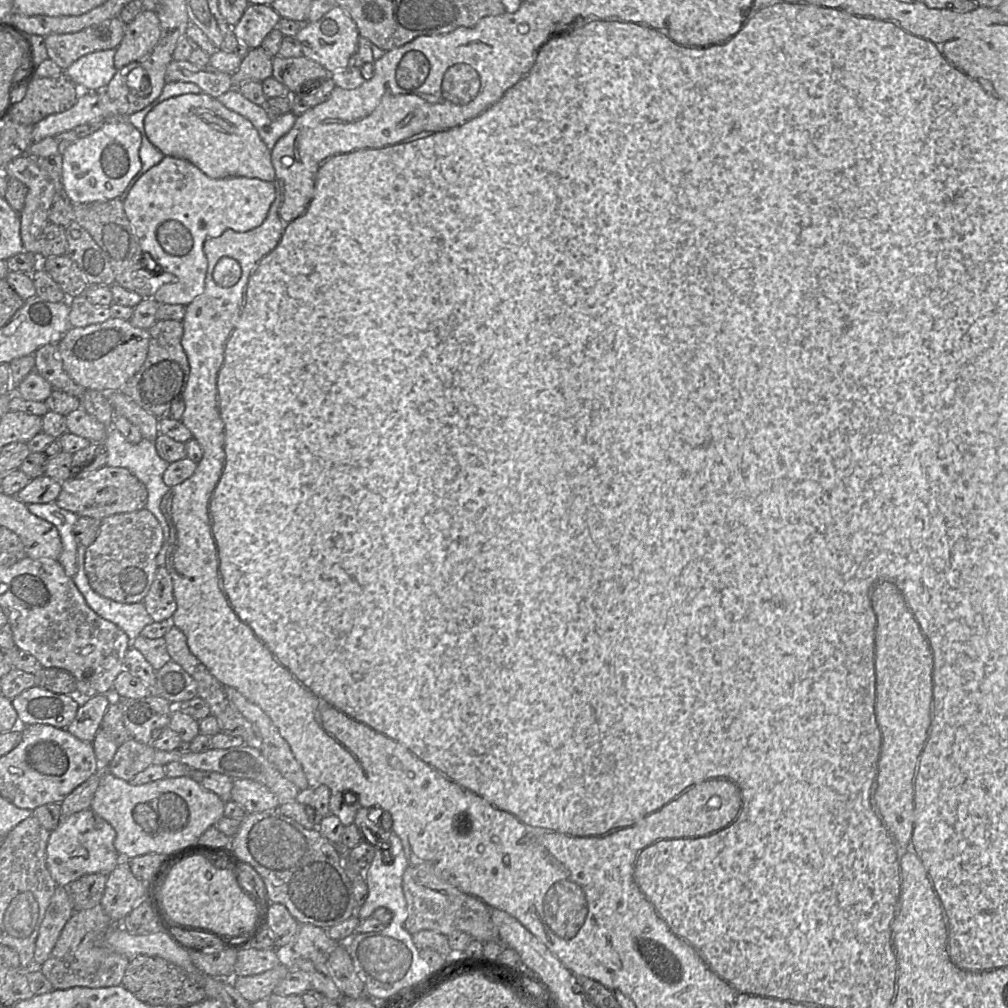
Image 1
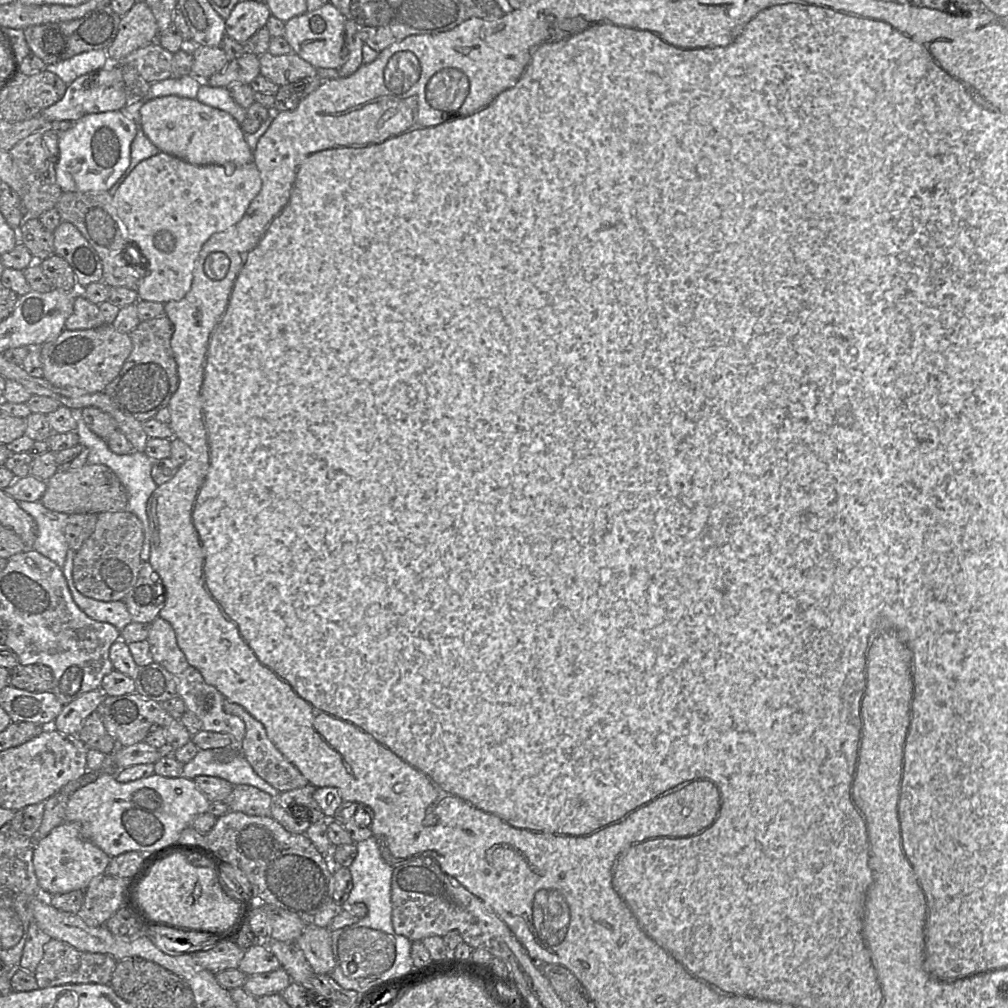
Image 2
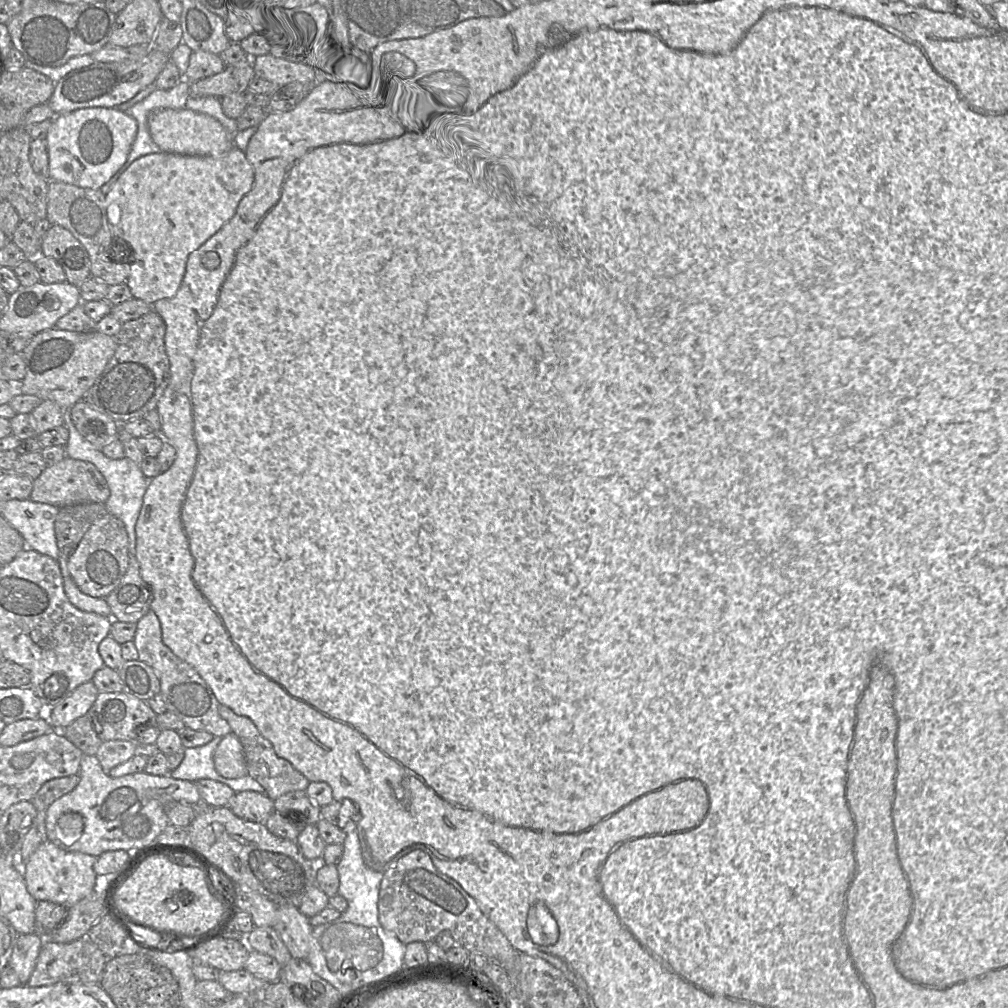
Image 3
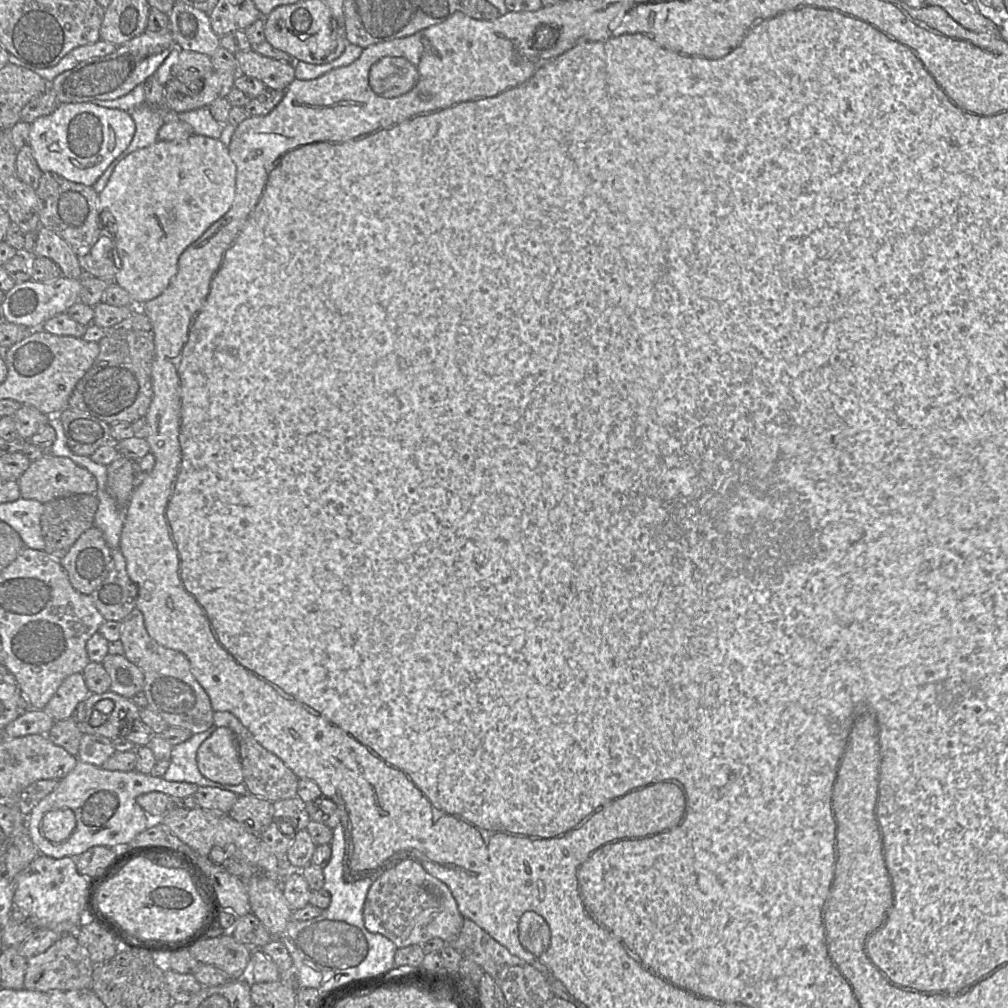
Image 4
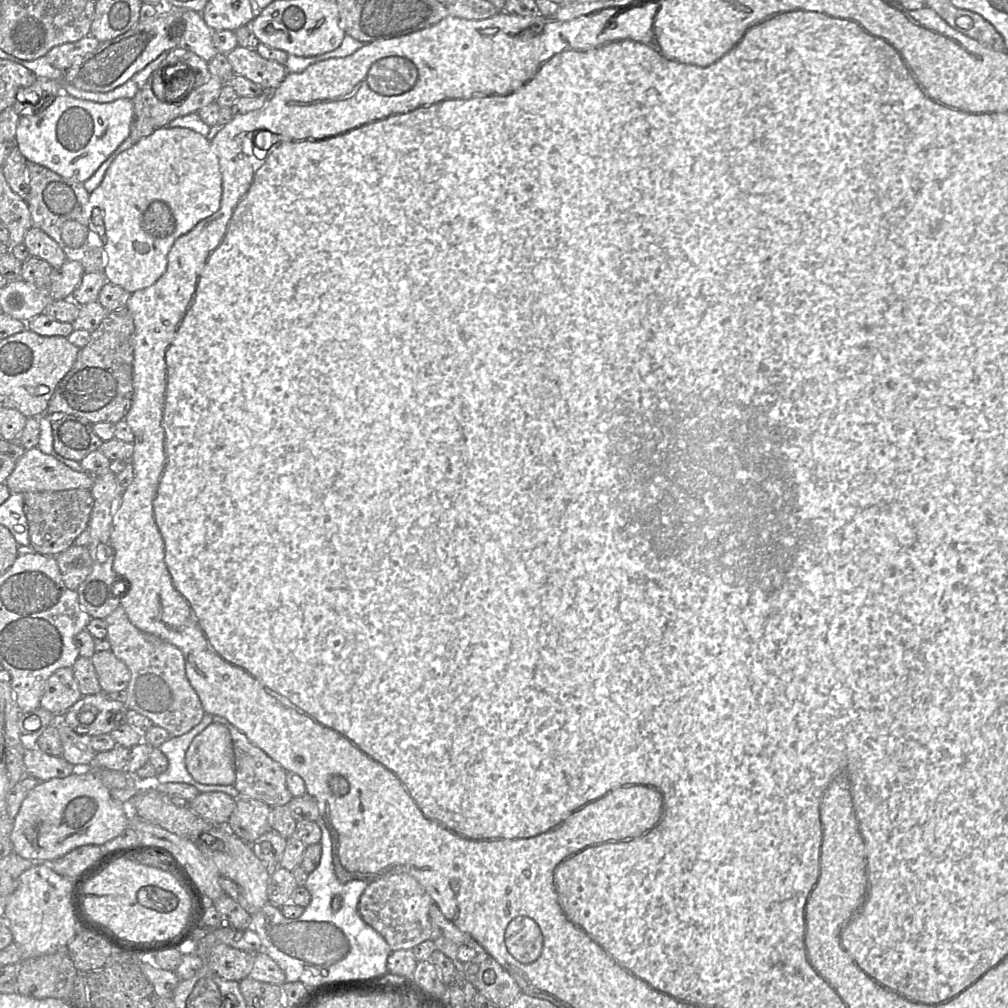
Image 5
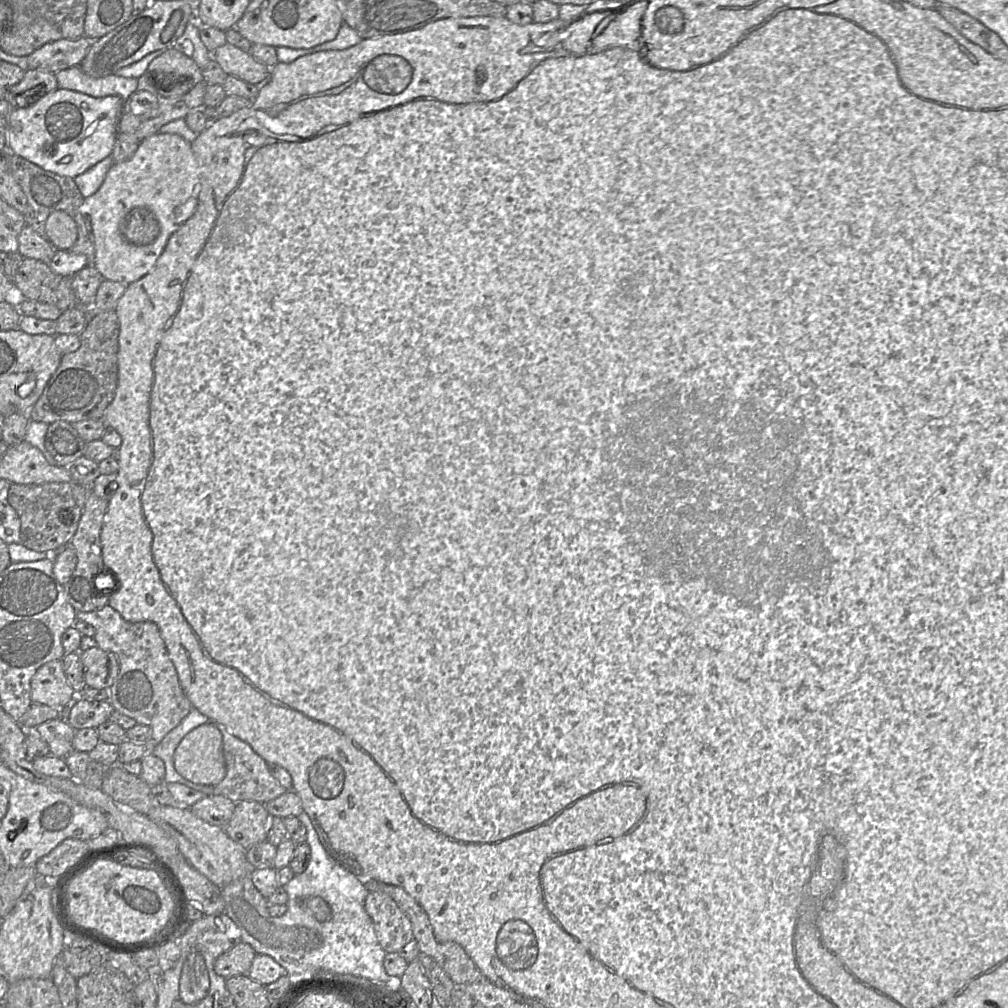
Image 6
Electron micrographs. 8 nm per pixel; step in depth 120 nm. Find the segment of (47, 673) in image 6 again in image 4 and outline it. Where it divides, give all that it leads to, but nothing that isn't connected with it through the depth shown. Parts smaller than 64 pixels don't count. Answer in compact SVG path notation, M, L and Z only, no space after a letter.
M74 673L64 679L43 710L54 721L69 719L73 717L78 704L90 694L82 674Z

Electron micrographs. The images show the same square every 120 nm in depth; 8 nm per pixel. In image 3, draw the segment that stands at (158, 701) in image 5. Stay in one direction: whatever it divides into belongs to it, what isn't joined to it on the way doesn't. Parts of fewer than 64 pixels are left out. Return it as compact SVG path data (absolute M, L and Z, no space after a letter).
M148 611L137 623L133 642L138 651L138 660L149 665L160 680L160 693L166 711L178 716L187 728L202 730L213 736L224 737L232 732L230 725L218 713L219 702L211 688L195 669L176 656L162 640L161 623L157 615Z

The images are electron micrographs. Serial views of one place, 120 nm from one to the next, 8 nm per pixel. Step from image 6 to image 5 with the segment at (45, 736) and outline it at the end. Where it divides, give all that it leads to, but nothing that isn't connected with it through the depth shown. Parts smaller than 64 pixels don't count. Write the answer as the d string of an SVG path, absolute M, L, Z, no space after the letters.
M62 717L56 719L55 725L63 748L62 757L75 765L76 770L88 767L97 753L91 746L91 736L74 732L62 722Z

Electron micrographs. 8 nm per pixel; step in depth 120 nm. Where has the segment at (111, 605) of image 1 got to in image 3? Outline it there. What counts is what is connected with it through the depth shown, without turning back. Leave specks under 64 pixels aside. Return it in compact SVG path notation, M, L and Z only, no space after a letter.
M60 555L58 562L63 577L64 590L69 601L82 611L112 617L112 611L104 598L91 597L79 590L67 569L68 558Z

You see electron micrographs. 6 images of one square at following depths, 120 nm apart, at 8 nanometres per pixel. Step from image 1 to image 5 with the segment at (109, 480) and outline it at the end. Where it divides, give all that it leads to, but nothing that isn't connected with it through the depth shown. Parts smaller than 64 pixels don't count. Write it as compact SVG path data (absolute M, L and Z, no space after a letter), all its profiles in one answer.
M37 447L28 449L16 460L15 468L5 481L12 493L62 491L69 489L91 489L94 477L85 472L78 472L60 462L49 454L43 453Z

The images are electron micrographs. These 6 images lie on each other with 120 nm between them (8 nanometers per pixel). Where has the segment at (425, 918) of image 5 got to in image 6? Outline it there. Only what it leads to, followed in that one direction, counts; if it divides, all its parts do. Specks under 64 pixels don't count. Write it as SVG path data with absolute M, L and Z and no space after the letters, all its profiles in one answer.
M369 892L364 907L373 922L378 942L386 953L398 953L414 940L409 918L387 894Z

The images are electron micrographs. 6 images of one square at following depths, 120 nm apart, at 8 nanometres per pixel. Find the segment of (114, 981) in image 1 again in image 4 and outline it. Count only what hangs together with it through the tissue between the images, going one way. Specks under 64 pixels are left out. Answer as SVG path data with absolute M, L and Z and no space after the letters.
M75 933L63 934L45 952L27 959L24 989L39 992L69 991L90 988L95 964L79 944Z

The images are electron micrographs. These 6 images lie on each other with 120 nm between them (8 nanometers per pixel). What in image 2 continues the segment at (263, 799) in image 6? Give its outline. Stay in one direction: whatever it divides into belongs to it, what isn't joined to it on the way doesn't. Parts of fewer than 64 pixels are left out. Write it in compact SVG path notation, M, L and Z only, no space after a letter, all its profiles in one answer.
M224 698L223 709L228 714L240 717L245 724L245 736L239 744L239 752L246 758L253 770L267 783L277 789L280 793L295 788L304 787L309 784L297 767L288 761L279 751L276 745L269 739L264 725L254 718L246 709L237 703Z

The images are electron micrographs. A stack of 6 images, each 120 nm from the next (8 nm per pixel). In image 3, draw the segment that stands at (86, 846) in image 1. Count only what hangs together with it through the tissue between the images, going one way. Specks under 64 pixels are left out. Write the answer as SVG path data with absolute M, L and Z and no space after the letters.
M45 840L22 869L27 891L37 902L48 901L69 909L92 893L97 876L93 868L96 859L97 857L85 853L66 851Z

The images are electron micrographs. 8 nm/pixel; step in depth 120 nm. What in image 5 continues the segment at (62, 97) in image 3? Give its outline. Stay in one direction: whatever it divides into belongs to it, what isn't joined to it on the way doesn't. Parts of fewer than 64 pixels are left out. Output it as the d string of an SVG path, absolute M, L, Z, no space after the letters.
M162 5L153 17L139 20L125 33L100 42L94 51L76 58L63 73L62 81L92 92L108 92L123 85L150 62L179 45L185 31L184 10L187 9Z

